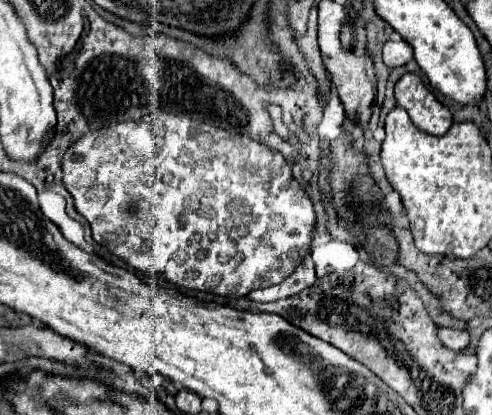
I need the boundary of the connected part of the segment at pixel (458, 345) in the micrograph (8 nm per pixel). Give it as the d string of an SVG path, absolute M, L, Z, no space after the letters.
M438 328L438 338L440 342L450 348L450 350L464 350L470 342L466 330L456 330L456 328Z

